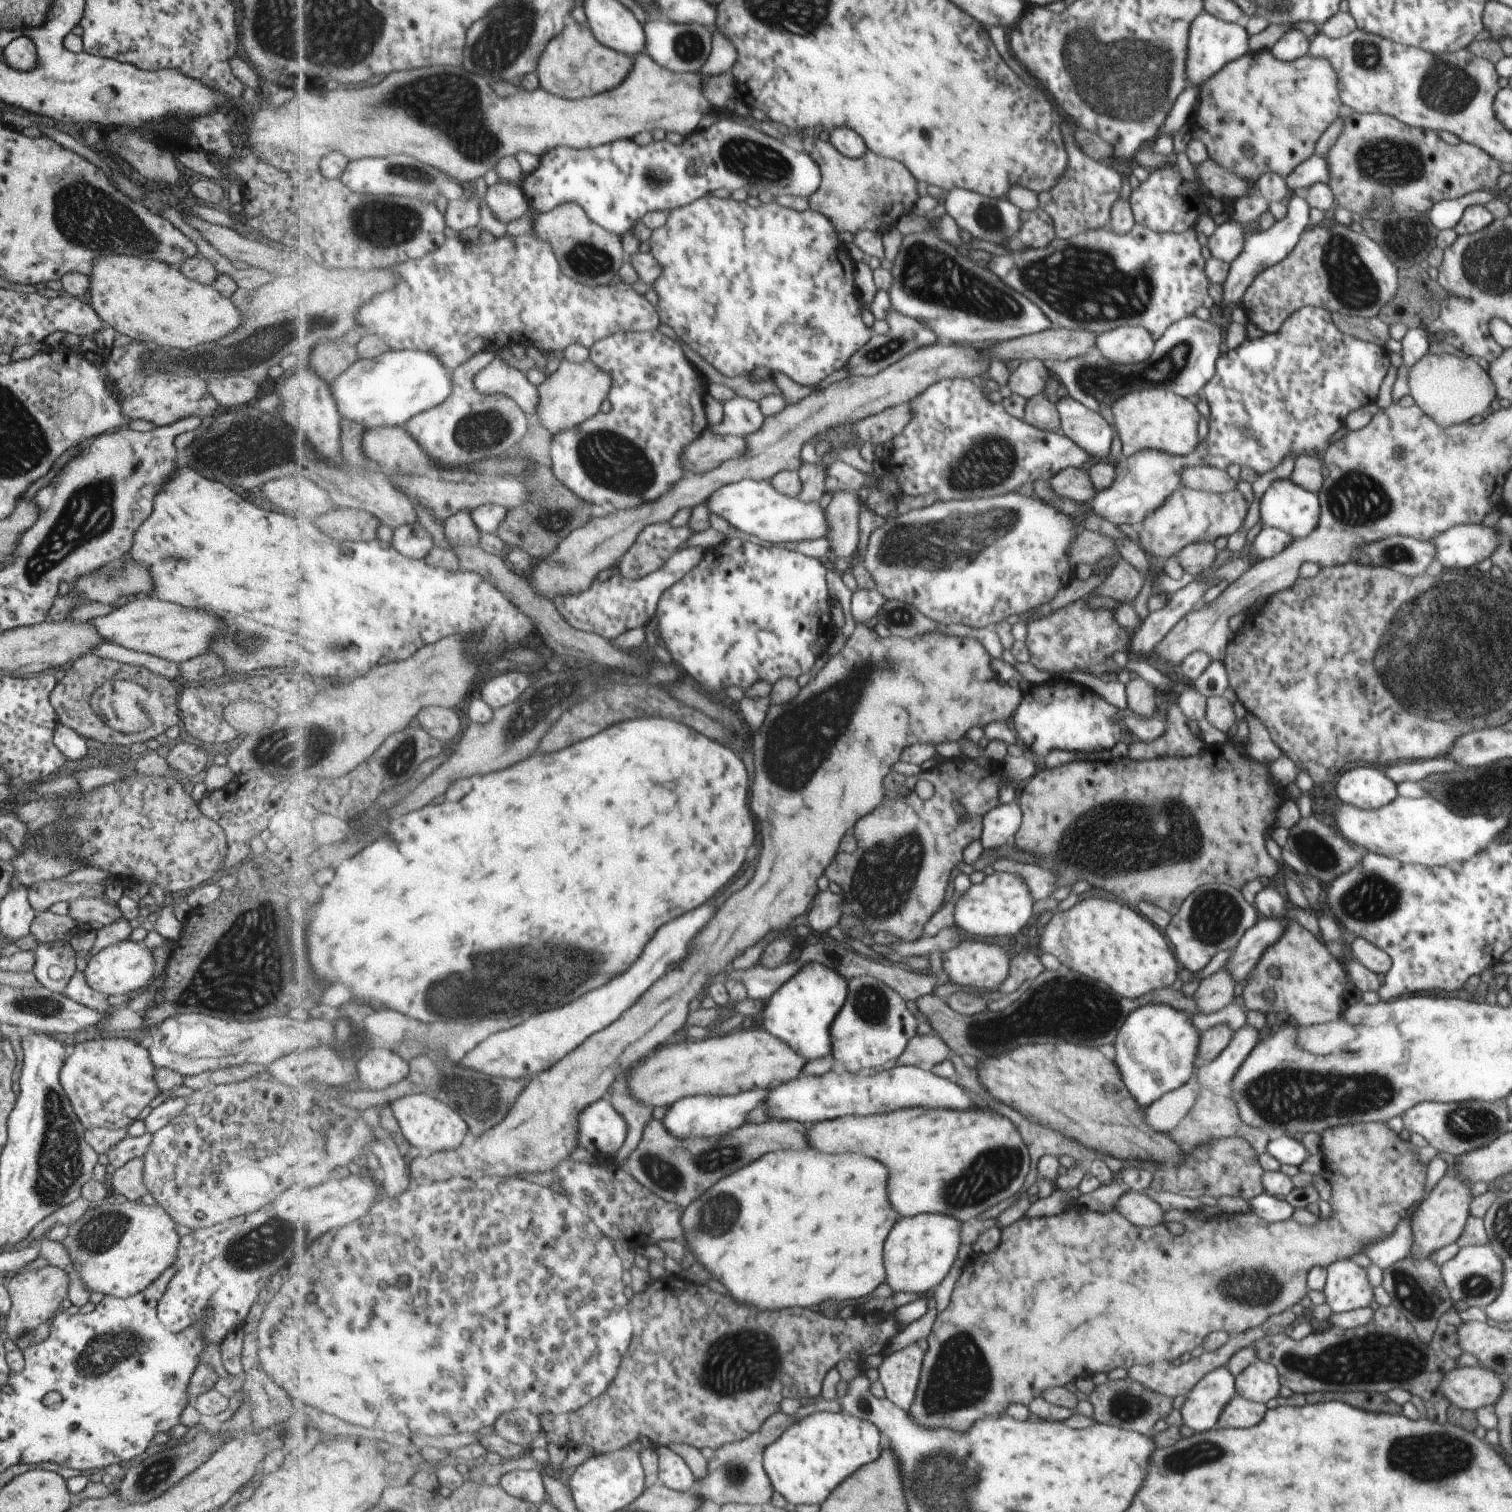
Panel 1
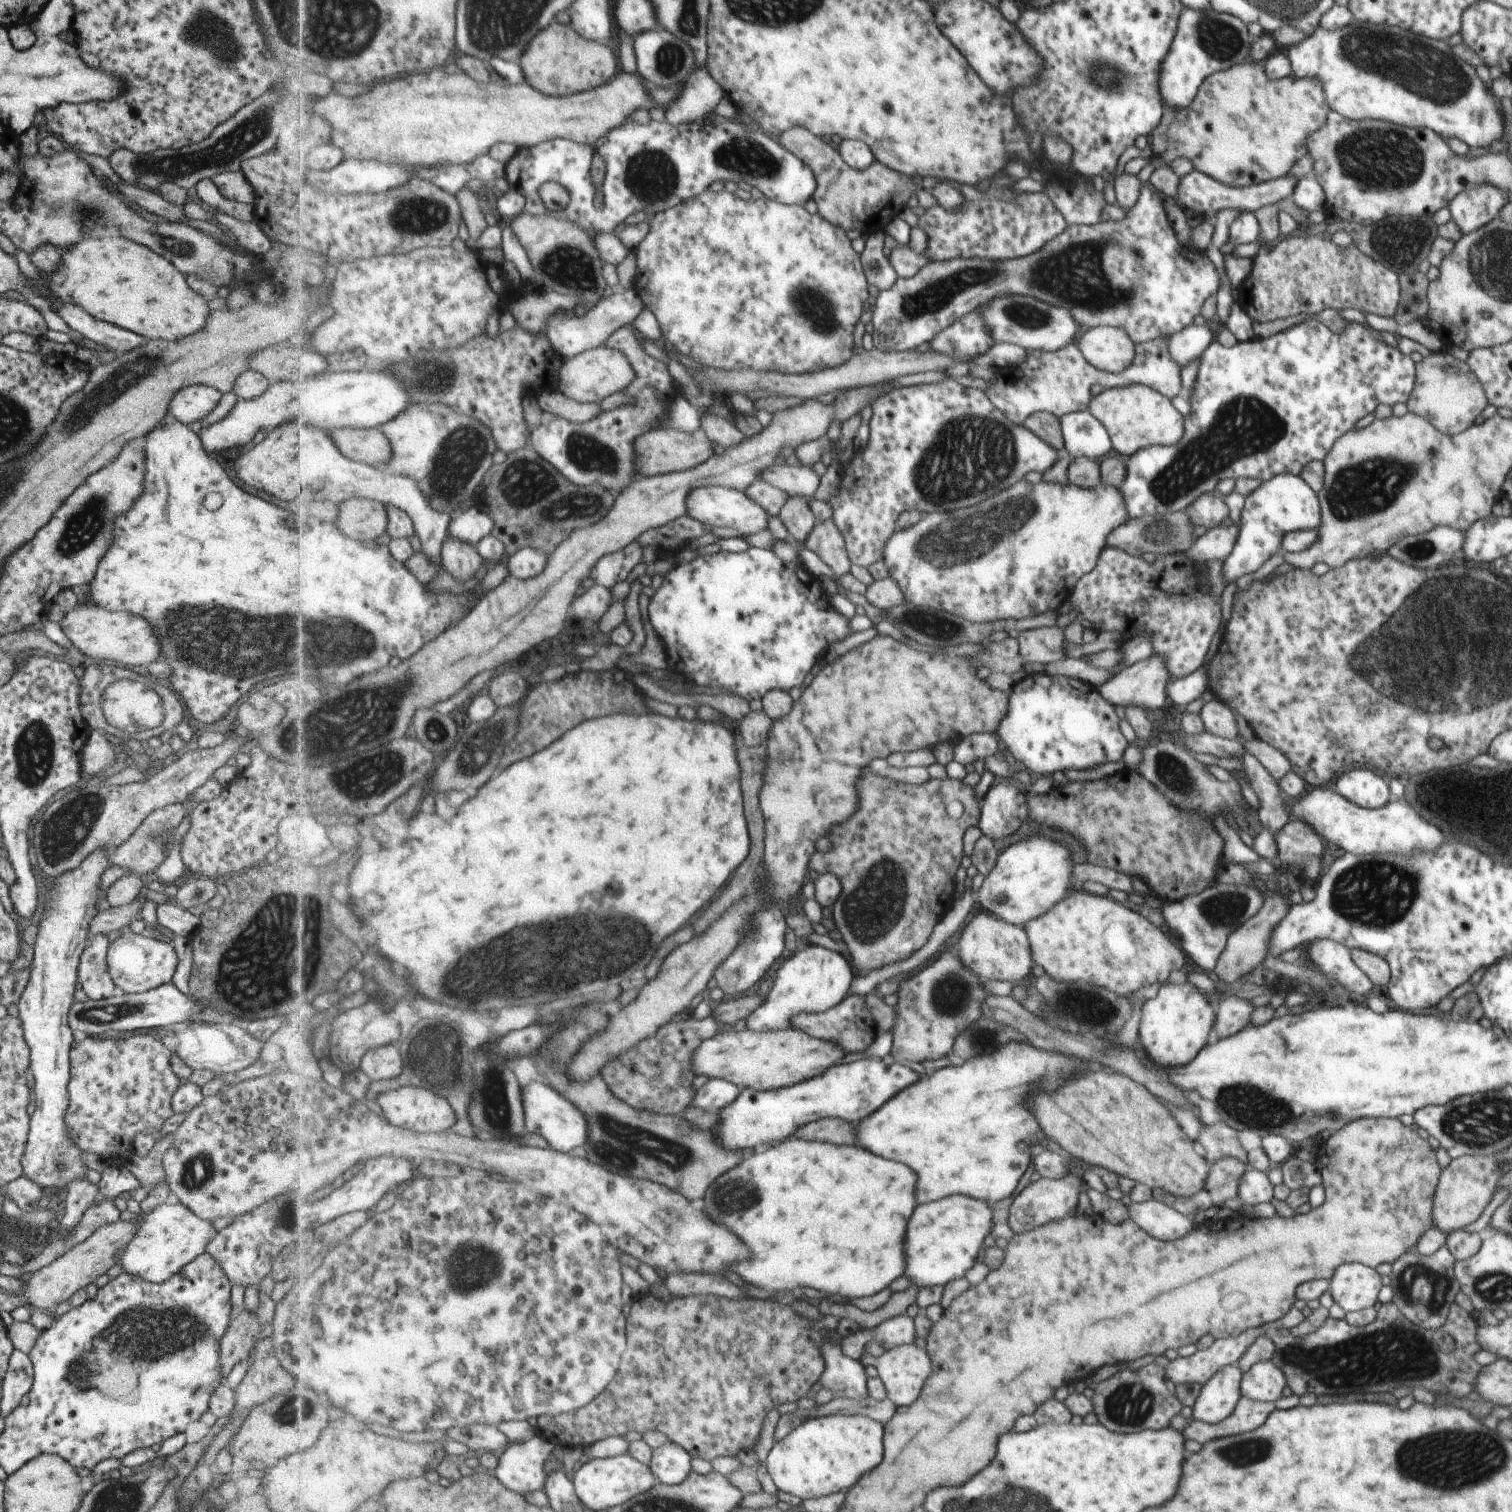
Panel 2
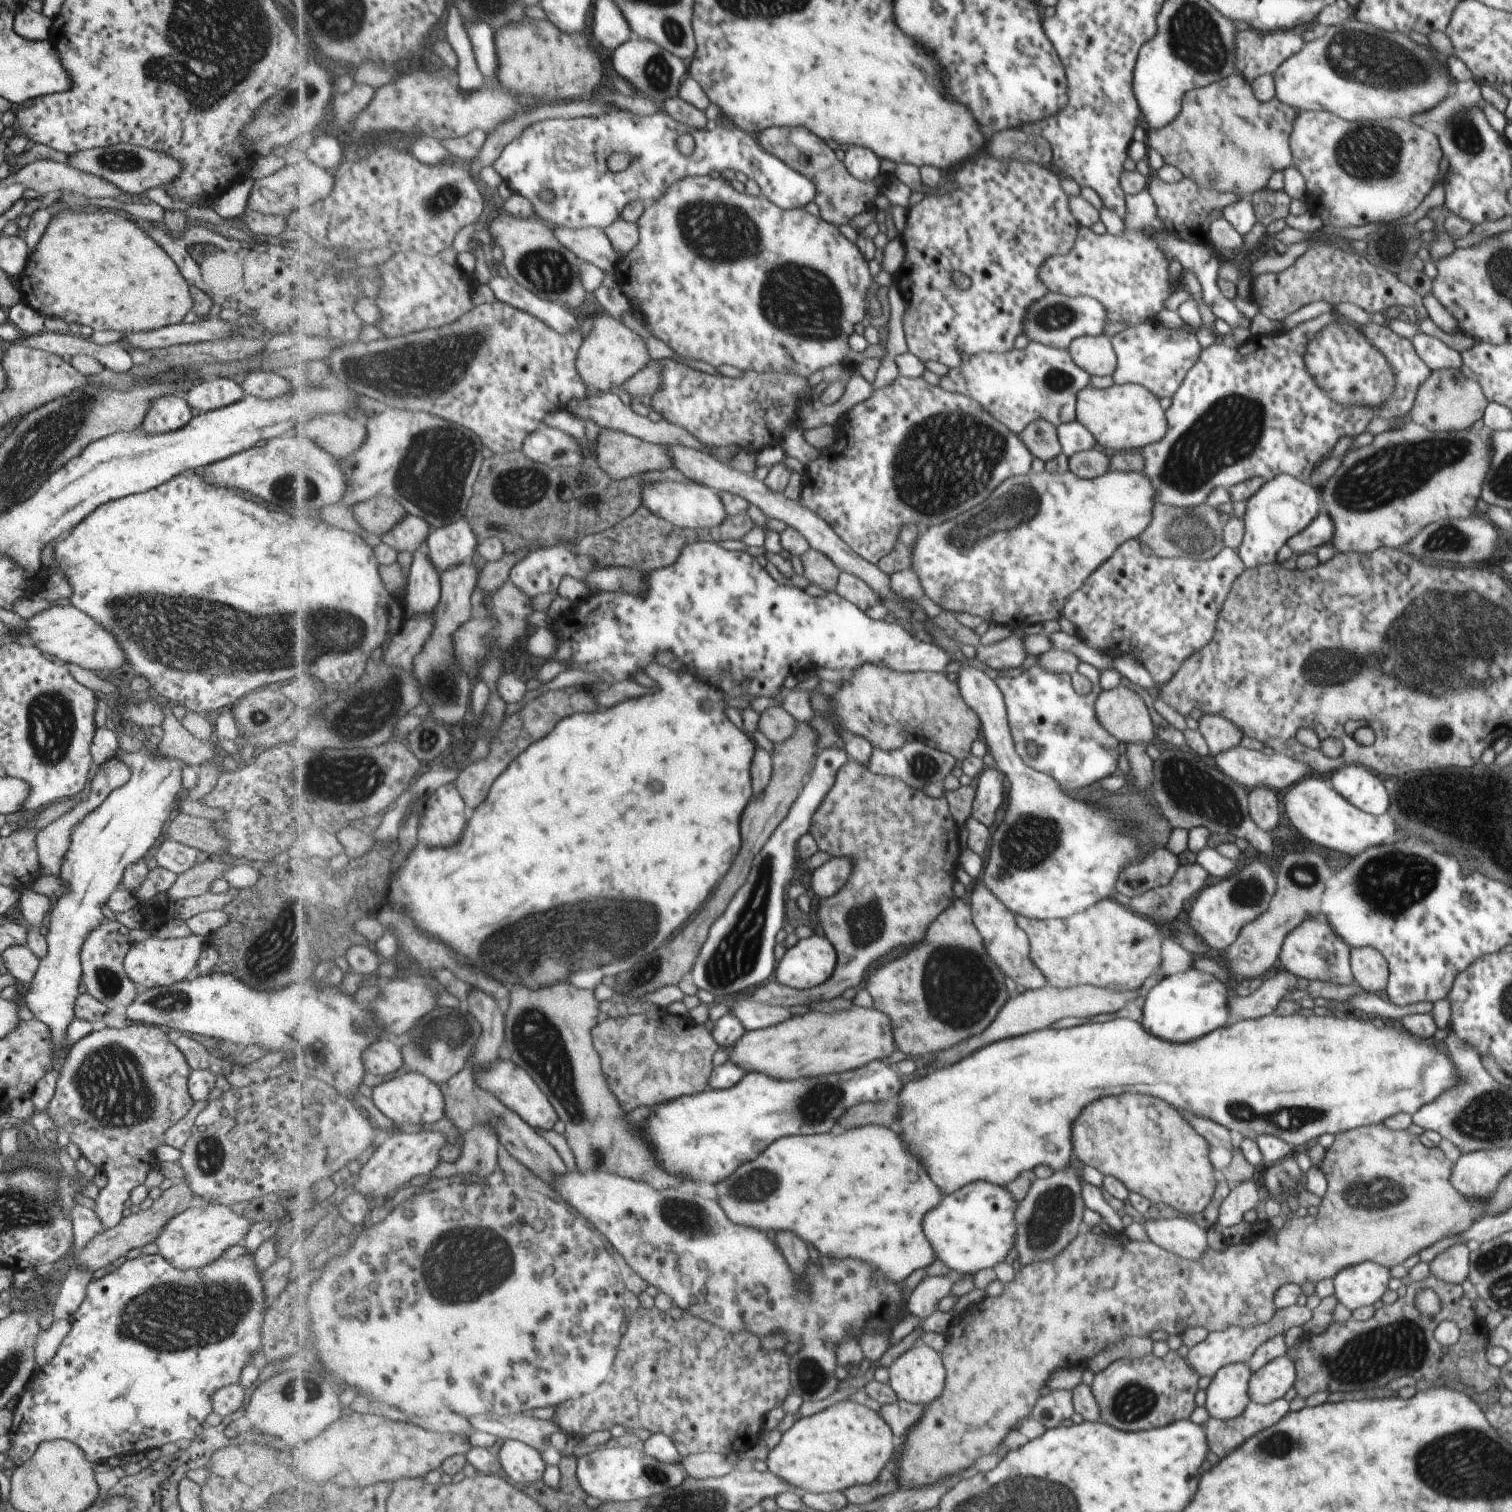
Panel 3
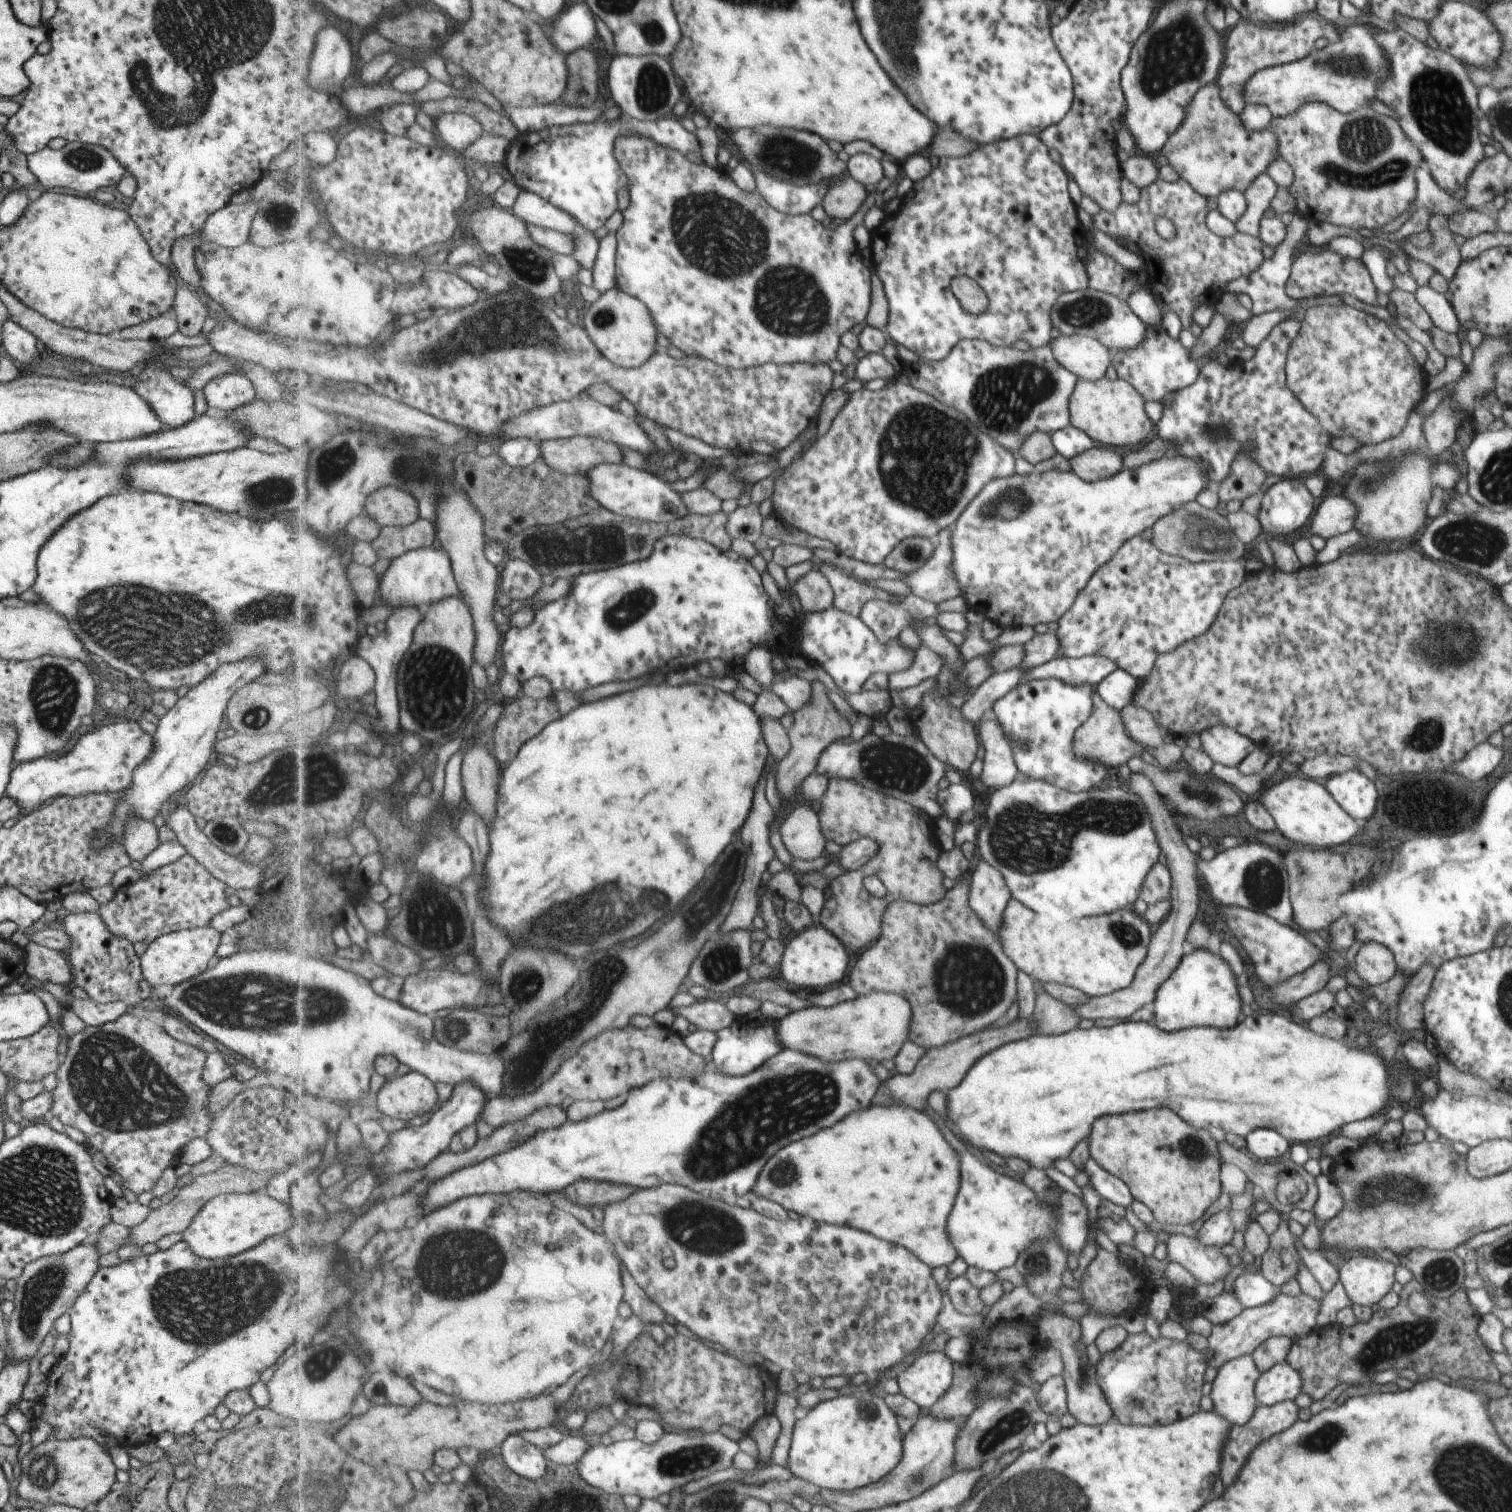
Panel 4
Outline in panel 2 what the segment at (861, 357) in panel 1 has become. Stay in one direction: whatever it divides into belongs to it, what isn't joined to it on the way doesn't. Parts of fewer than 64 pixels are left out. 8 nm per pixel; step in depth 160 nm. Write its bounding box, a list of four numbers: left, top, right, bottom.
[874,183,1219,351]

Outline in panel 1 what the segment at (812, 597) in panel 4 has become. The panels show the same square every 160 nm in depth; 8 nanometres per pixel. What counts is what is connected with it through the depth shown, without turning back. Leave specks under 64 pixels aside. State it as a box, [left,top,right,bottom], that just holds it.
[825,490,864,562]

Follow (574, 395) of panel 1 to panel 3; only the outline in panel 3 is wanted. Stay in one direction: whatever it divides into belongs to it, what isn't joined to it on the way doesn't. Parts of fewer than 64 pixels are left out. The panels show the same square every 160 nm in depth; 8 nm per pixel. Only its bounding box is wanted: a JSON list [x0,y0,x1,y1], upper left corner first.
[578,311,651,393]

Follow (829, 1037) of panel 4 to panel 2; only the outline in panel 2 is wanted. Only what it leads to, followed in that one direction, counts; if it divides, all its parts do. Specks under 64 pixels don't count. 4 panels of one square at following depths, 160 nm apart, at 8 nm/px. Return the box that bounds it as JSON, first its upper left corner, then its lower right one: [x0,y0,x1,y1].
[690,1027,846,1090]

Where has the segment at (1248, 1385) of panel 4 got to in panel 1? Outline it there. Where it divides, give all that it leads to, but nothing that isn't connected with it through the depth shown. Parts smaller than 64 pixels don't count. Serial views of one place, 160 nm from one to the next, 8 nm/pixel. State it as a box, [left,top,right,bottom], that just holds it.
[1179,1366,1235,1433]

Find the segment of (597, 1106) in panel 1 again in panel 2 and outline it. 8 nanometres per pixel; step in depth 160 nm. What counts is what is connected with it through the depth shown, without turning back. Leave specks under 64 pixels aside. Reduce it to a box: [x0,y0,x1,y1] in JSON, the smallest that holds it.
[522,1081,588,1153]

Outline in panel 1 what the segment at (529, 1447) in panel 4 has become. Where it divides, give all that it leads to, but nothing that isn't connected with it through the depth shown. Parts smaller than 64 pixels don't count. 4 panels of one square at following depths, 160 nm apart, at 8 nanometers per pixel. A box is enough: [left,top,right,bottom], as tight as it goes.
[500,1470,548,1504]

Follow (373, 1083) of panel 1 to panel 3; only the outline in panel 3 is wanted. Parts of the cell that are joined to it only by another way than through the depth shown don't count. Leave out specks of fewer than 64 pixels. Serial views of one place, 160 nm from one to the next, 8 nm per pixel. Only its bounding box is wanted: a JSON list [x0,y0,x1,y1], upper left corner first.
[364,1039,405,1076]

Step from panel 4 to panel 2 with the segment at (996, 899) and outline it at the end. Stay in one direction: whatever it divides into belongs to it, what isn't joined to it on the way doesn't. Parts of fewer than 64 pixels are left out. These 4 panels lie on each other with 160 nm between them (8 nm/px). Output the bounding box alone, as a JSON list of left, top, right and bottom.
[956,911,1031,984]

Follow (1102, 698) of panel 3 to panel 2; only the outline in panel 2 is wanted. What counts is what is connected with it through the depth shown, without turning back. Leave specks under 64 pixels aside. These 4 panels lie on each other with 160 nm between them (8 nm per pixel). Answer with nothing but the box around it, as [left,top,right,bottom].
[1098,655,1171,711]

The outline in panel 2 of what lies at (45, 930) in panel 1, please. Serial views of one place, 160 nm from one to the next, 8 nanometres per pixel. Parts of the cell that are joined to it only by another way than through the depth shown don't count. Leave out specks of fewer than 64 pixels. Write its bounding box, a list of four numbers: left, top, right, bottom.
[90,899,148,933]

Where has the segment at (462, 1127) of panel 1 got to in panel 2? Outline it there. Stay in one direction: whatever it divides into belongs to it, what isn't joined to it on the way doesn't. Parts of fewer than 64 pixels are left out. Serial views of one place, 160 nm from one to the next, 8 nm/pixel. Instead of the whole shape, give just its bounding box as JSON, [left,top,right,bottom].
[377,1083,457,1133]

